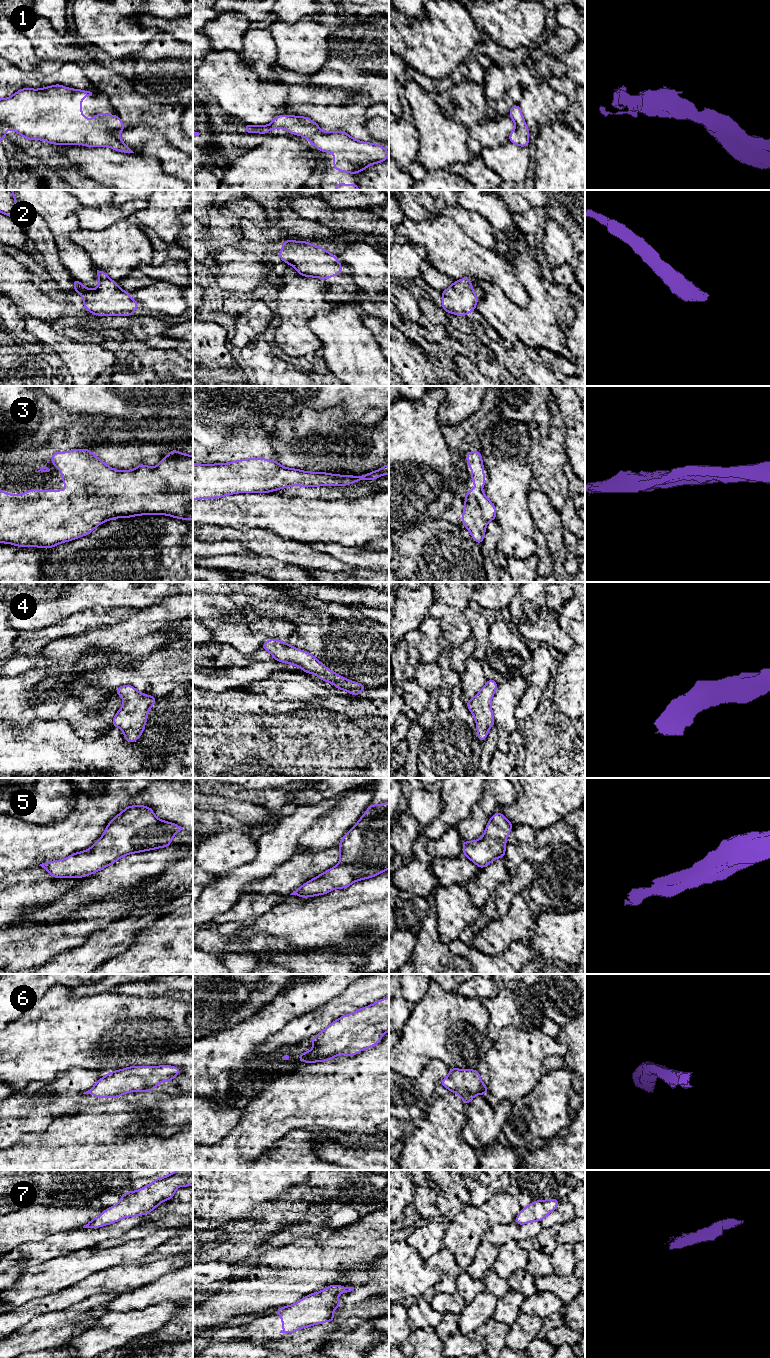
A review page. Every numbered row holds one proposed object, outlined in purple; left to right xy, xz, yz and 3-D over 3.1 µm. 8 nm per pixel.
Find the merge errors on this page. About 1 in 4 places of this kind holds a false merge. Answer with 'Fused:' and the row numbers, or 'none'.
Fused: none

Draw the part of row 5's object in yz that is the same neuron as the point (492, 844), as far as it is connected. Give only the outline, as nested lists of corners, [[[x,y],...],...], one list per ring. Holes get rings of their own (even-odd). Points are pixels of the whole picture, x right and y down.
[[[501,812],[492,815],[479,840],[462,841],[463,855],[479,868],[487,867],[494,859],[505,857],[506,839],[512,823]]]

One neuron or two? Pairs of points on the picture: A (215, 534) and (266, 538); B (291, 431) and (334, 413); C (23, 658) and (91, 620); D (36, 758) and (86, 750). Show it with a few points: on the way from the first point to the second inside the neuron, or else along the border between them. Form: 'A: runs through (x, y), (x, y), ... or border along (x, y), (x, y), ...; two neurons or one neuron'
A: runs through (228, 534), (253, 538); one neuron
B: runs through (302, 431), (316, 431), (323, 424); one neuron
C: runs through (37, 641), (52, 632), (73, 625); one neuron
D: runs through (48, 754), (74, 754); one neuron

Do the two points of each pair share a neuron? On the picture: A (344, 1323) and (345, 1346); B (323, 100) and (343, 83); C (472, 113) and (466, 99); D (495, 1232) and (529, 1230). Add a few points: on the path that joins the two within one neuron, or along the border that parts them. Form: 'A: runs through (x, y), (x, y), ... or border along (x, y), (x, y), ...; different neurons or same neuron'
A: border along (341, 1336), (331, 1340); different neurons
B: border along (314, 87), (340, 88), (350, 97), (359, 97); different neurons
C: runs through (472, 110), (467, 102); same neuron
D: runs through (503, 1232), (521, 1232); same neuron

